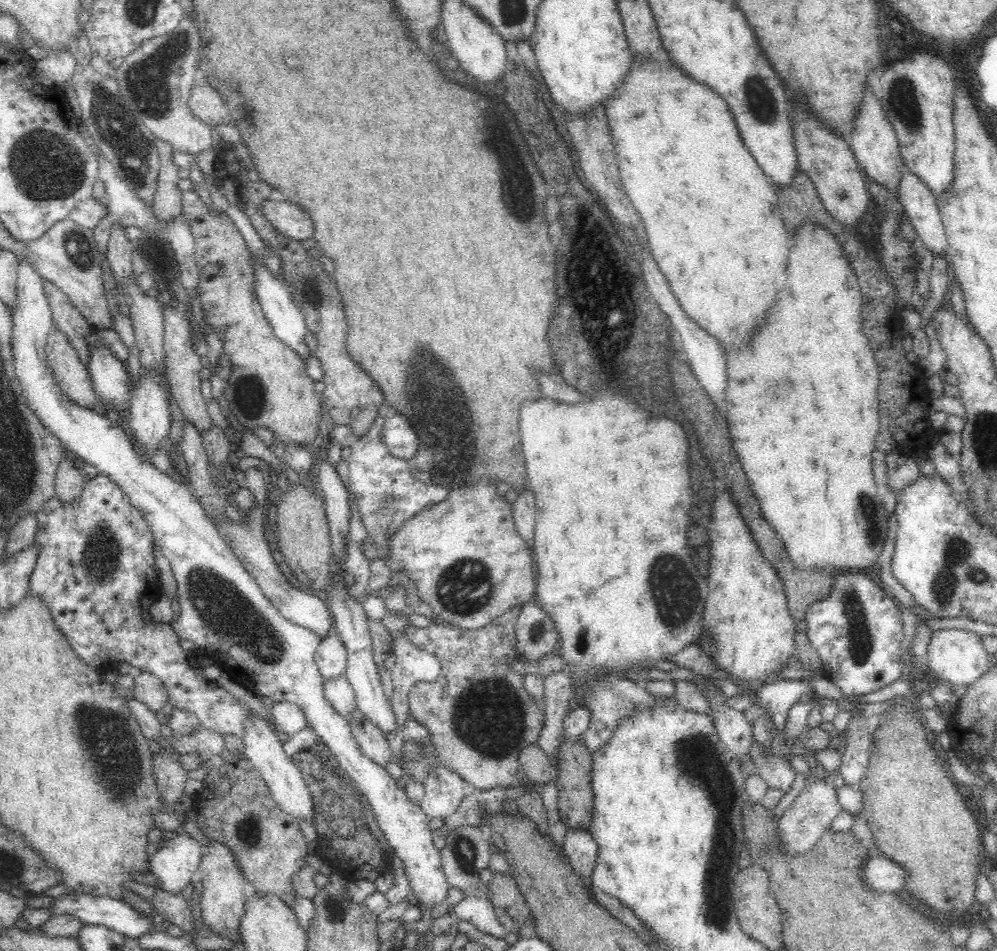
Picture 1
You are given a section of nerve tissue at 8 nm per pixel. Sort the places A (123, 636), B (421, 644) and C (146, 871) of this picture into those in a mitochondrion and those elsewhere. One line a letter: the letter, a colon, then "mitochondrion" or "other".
A: other
B: other
C: other

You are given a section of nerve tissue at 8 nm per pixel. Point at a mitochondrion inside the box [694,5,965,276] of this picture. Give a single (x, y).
(902, 96)

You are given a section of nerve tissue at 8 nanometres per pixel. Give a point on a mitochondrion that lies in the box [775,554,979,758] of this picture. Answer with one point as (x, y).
(859, 643)

